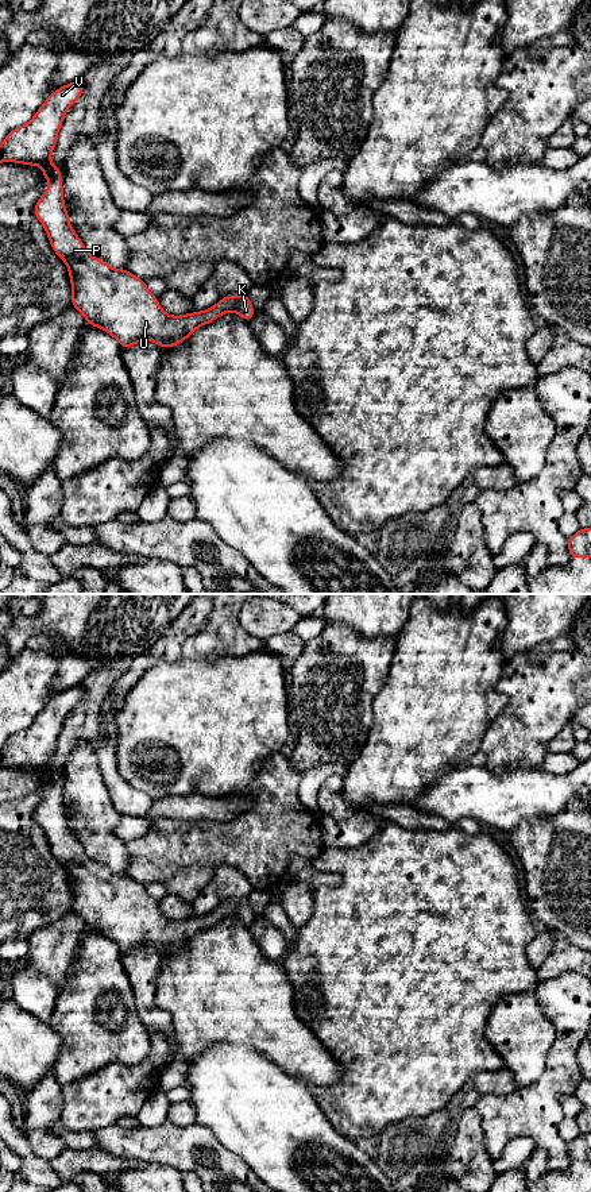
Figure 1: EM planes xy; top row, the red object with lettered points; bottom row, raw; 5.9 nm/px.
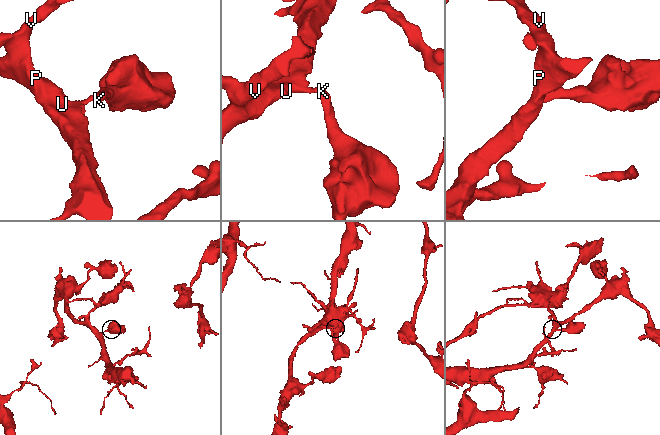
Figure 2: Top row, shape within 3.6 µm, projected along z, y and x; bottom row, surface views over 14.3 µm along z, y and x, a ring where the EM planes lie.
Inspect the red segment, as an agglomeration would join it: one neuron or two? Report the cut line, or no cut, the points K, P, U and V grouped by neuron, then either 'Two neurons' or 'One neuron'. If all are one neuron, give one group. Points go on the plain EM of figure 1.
No split. Groups: K P U V. One neuron

